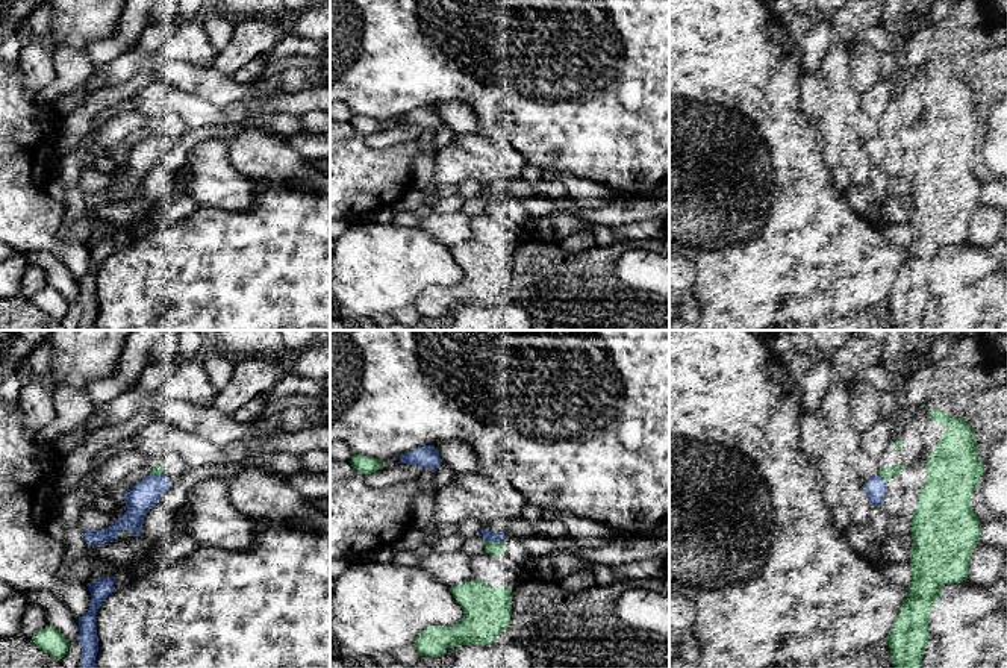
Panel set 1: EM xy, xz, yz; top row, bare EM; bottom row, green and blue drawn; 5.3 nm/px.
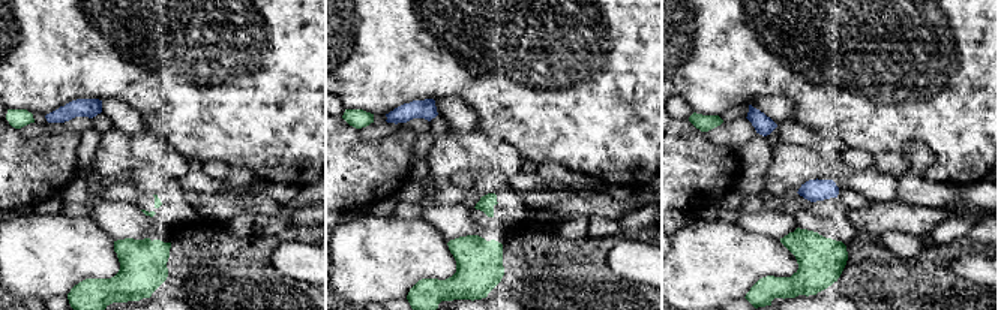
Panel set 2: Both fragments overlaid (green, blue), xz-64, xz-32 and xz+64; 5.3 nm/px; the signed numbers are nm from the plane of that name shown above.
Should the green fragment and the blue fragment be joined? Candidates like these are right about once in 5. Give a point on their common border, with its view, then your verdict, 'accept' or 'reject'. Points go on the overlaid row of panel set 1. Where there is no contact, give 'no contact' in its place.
meets green in xz at (494, 543); reject

